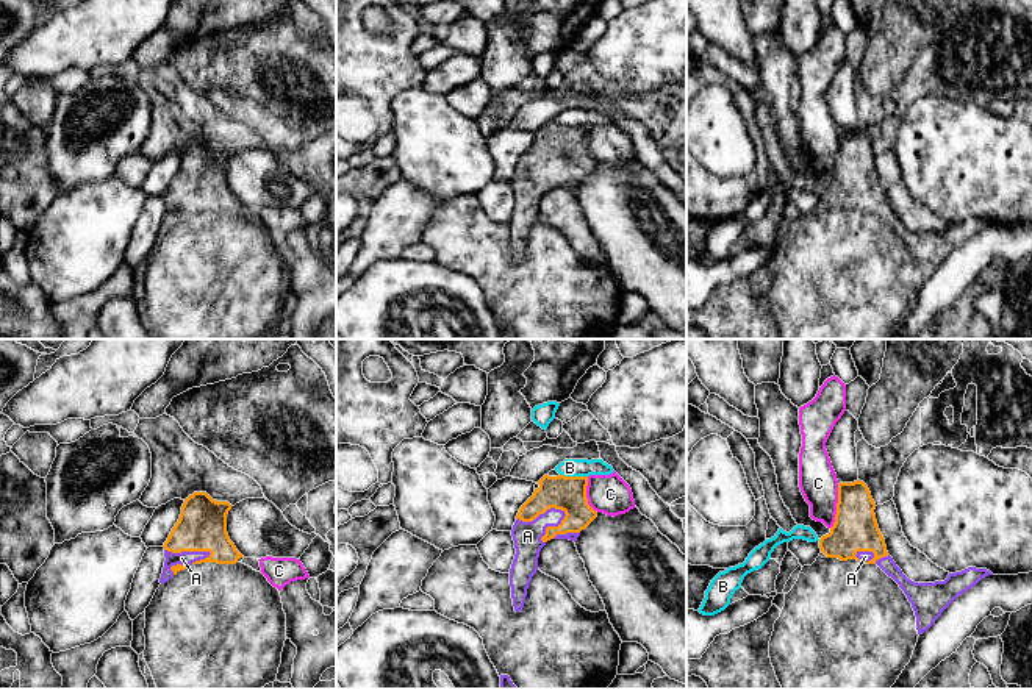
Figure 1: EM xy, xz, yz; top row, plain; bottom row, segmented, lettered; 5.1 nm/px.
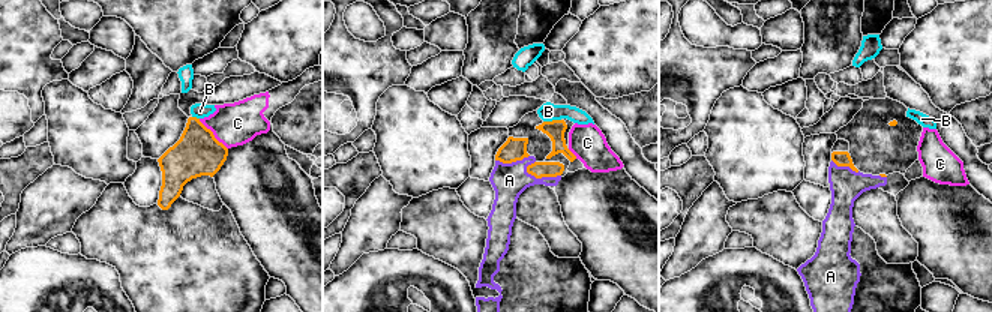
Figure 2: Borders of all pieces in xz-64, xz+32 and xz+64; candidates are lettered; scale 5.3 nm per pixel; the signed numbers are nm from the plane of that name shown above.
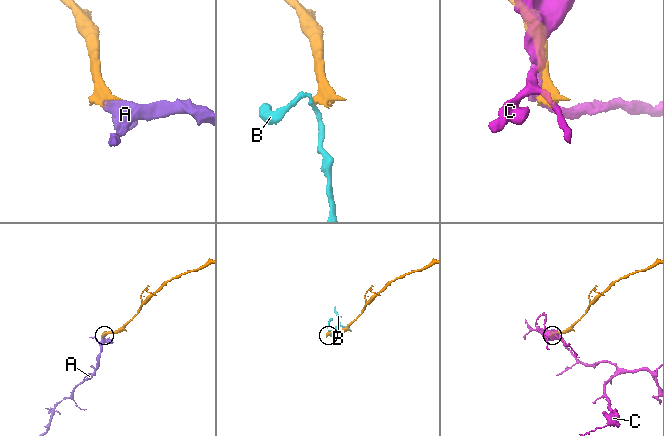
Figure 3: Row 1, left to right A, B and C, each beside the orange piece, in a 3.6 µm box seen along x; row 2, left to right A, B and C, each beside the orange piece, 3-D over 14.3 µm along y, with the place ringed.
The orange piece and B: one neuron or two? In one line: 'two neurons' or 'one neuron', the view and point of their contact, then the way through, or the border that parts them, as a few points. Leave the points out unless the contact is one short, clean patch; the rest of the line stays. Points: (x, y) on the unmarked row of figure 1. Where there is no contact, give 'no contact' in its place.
two neurons | xz (574, 127)

